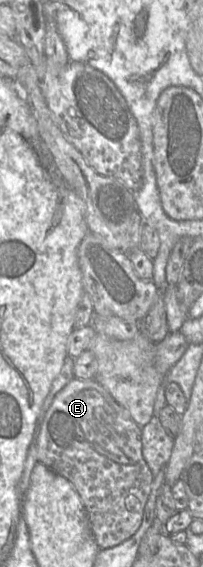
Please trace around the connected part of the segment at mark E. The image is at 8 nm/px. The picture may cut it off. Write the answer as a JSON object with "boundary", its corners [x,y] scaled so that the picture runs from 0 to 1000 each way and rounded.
{"boundary":[[[365,665],[300,690],[276,695],[251,714],[222,727],[182,758],[187,815],[217,818],[271,834],[310,840],[365,857],[399,878],[453,942],[493,968],[562,965],[650,947],[695,928],[709,898],[744,868],[759,838],[749,836],[700,801],[695,753],[650,739],[635,725],[601,718],[532,691],[532,688],[483,675],[468,667],[443,670],[394,670]]]}

